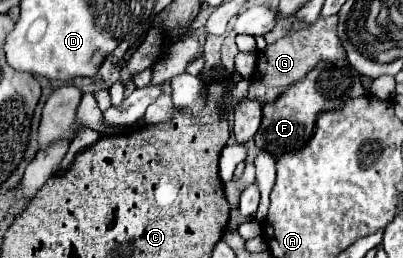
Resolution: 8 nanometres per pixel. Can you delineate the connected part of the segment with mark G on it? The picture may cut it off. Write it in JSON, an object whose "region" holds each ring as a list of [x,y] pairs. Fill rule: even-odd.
{"region":[[[336,16],[320,18],[318,22],[296,30],[290,36],[280,38],[278,42],[266,46],[264,52],[258,52],[258,62],[256,70],[250,76],[250,88],[248,88],[248,98],[258,100],[262,106],[268,102],[274,102],[278,96],[282,96],[292,84],[300,82],[306,78],[310,68],[314,68],[318,62],[334,62],[346,58],[346,52],[336,36]]]}

